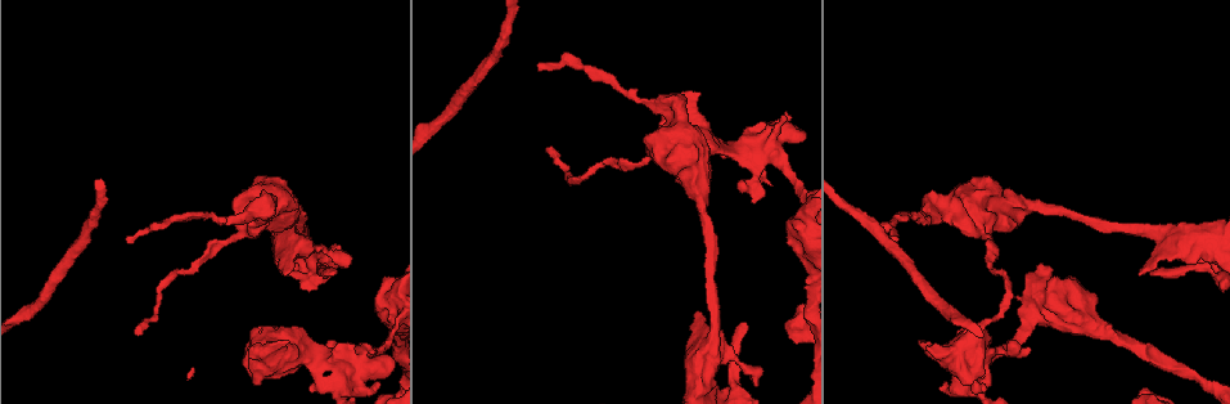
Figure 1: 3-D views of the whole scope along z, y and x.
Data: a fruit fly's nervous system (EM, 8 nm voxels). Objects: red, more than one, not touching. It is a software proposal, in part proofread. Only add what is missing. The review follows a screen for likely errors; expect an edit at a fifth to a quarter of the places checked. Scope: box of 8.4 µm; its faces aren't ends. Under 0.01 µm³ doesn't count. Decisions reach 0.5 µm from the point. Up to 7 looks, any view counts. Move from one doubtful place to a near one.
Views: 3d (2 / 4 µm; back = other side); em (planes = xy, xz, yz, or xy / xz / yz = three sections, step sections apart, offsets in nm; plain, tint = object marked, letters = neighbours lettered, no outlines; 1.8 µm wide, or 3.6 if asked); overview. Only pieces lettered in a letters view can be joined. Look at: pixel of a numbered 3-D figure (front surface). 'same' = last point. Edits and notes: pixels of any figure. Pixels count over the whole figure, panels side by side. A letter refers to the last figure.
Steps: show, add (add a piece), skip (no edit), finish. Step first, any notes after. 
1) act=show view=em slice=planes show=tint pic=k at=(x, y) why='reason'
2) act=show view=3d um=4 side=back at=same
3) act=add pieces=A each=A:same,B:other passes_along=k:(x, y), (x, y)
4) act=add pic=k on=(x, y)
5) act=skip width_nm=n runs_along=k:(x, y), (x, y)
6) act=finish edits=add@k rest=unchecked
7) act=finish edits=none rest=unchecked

act=show view=em slice=xy step=16 show=letters pic=1 at=(286, 340) why='stops while still wide'

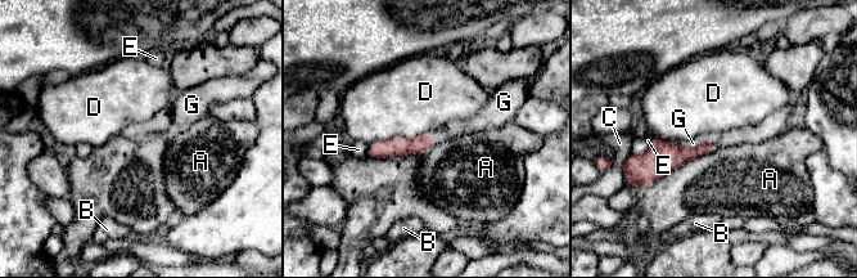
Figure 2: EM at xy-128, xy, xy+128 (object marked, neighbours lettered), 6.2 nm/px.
act=skip longest_contact=A:500nm each=A:other,B:other,C:other,D:other,E:other,G:other found='none of them fits'

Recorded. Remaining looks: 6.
act=show view=em um=3.6 slice=planes show=letters pic=1 at=(757, 150) why='two arms at a narrow angle'

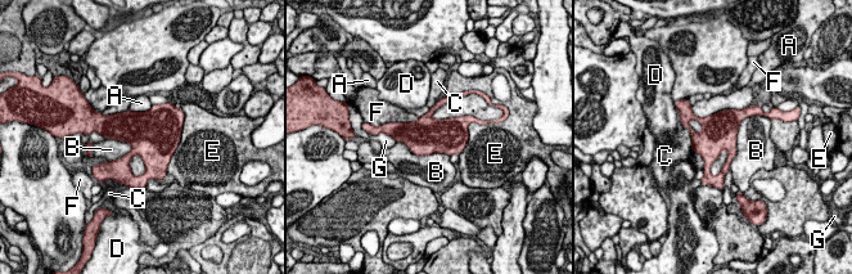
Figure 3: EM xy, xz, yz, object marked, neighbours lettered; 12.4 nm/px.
act=skip width_nm=480 each=A:other,B:other,C:other,D:other,E:other,F:other,G:other border=3:(757, 115), (739, 124), (729, 170) found='none of them fits'

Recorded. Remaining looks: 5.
act=show view=3d um=2 pic=1 at=(755, 383) why='free end'

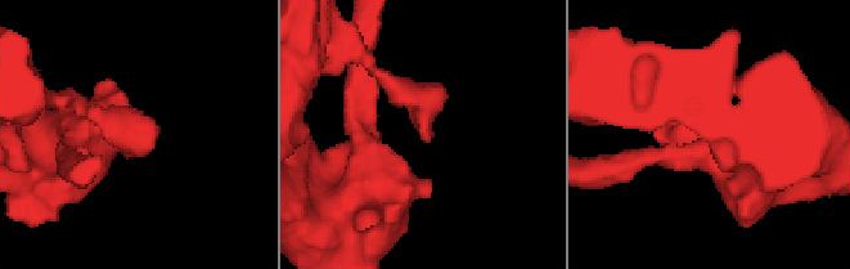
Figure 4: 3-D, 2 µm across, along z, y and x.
act=show view=em slice=xy step=4 show=tint pic=4 at=(136, 151) why='need the tissue'

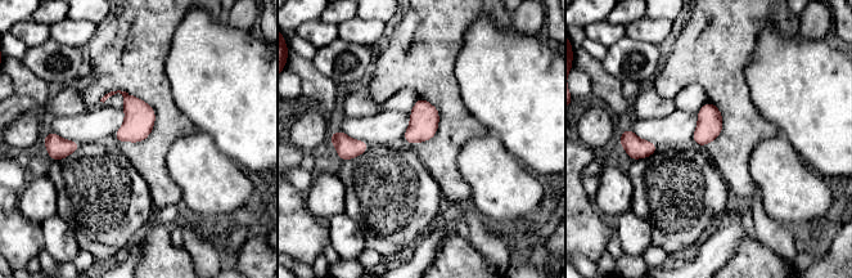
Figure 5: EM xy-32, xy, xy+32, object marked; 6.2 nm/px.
act=show view=em slice=planes show=letters at=same

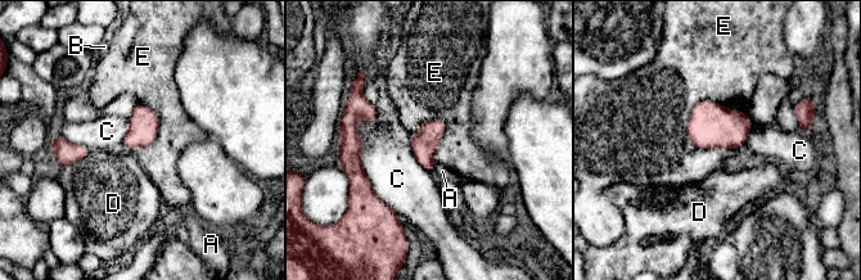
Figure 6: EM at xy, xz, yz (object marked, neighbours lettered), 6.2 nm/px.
act=skip each=A:other,B:other,C:other,D:other,E:other border=6:(698, 100), (689, 140), (735, 149) found='no lettered piece goes on from it'

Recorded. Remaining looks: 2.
act=finish edits=none rest=unchecked

